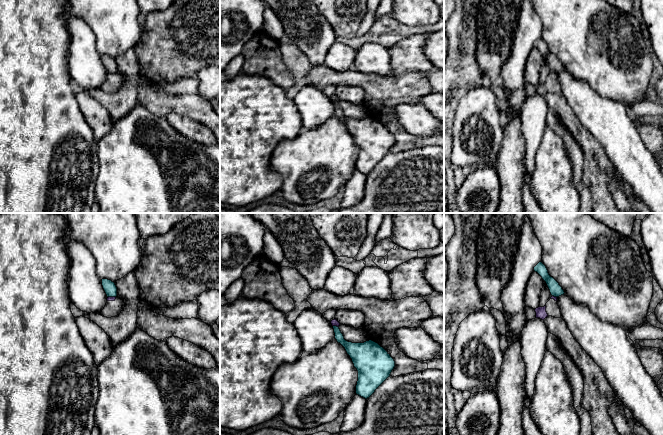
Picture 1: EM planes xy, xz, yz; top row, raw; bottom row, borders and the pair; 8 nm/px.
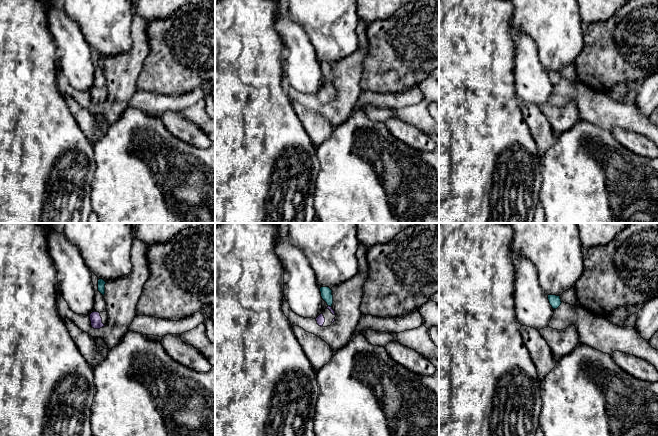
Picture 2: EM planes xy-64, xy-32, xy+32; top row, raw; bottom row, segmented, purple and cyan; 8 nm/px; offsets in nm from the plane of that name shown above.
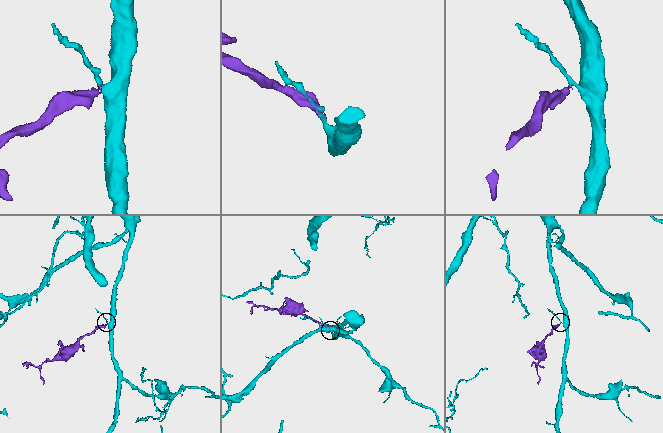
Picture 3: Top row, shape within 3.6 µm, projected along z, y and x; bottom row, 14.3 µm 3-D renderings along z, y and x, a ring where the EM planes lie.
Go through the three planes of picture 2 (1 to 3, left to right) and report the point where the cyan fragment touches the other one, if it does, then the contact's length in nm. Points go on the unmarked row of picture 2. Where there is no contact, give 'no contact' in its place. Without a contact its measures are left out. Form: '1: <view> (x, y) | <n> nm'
1: no contact
2: xy-32 (329, 82) | 30 nm
3: no contact

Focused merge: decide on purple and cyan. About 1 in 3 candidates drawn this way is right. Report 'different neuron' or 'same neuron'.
different neuron

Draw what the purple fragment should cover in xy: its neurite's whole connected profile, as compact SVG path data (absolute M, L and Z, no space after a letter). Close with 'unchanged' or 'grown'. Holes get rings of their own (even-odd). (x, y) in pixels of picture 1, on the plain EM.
M108 73L107 79L101 88L103 93L111 94L119 91L124 86L124 76L119 73Z; grown

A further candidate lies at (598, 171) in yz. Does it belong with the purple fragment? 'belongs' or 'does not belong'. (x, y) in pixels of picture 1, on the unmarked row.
does not belong

